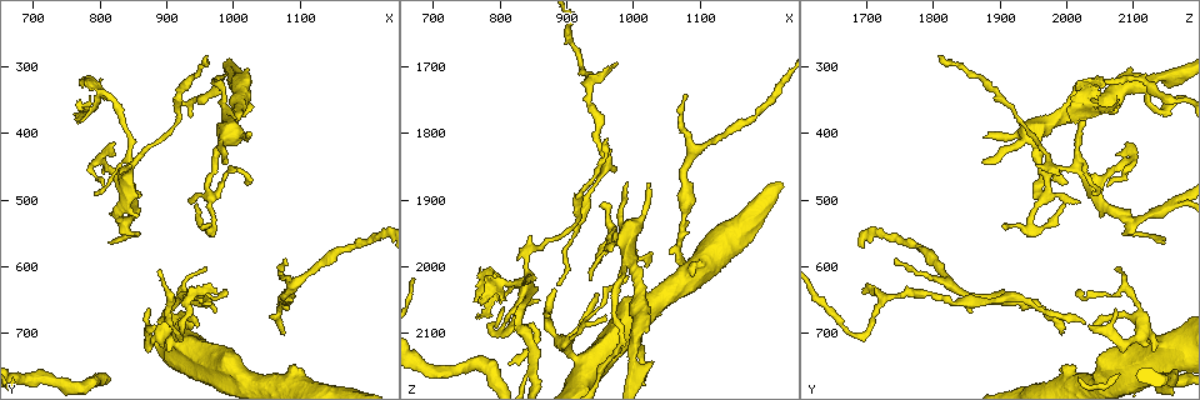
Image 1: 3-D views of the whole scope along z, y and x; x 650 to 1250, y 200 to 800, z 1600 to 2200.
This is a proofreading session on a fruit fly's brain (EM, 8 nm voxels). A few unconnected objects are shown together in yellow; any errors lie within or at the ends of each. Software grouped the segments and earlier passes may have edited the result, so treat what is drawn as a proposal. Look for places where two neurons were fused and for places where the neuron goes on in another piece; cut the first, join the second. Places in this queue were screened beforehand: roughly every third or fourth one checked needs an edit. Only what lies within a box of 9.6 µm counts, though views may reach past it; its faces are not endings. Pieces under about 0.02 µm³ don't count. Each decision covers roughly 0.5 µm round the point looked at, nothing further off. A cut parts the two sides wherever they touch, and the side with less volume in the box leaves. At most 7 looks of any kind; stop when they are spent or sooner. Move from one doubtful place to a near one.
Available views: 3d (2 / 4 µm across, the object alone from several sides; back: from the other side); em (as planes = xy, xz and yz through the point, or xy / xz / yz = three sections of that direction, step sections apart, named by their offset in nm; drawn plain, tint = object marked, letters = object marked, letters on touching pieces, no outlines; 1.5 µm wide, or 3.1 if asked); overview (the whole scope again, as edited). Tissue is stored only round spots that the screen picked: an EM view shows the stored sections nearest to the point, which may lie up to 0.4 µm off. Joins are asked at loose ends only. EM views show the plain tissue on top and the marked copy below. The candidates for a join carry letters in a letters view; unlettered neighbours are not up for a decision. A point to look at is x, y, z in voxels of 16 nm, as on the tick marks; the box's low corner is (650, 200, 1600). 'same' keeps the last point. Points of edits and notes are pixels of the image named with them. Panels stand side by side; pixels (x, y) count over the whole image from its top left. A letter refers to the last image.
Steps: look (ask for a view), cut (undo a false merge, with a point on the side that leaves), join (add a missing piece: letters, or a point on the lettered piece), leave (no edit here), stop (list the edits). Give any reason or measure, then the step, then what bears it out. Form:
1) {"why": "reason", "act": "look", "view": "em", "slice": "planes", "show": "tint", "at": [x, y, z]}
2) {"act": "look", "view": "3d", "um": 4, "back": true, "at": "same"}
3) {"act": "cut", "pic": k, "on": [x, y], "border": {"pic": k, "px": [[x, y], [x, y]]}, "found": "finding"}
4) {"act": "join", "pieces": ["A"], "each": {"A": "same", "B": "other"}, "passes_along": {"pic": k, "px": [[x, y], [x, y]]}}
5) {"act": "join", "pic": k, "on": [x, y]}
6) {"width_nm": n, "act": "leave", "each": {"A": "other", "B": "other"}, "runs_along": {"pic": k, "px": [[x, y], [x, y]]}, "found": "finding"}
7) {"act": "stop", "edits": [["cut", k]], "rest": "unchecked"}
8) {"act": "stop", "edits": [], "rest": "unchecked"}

{"why": "an open end", "act": "look", "view": "3d", "um": 2, "at": [1015, 475, 2000]}

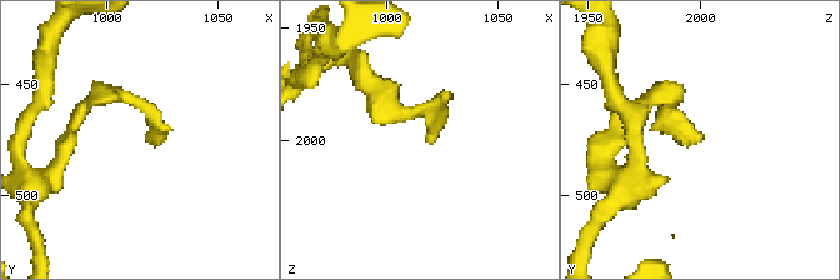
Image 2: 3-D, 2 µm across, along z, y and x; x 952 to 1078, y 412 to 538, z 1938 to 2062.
{"act": "look", "view": "em", "slice": "xy", "step": 4, "show": "tint", "at": [1018, 474, 2002]}

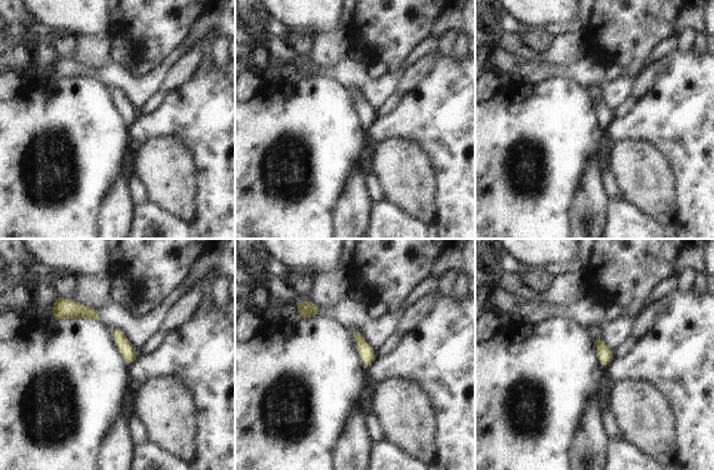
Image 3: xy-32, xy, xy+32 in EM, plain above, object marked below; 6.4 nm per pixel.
{"act": "look", "view": "em", "slice": "planes", "show": "letters", "at": "same"}

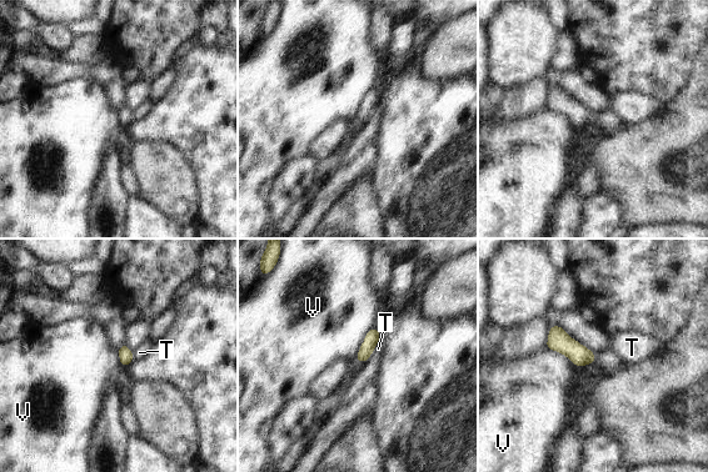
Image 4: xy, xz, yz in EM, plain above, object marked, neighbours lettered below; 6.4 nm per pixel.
{"act": "leave", "each": {"T": "other", "V": "other"}, "border": {"pic": 4, "px": [[558, 351], [564, 356]]}, "found": "no lettered piece goes on from it"}

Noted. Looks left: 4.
{"why": "free end", "act": "look", "view": "3d", "um": 2, "at": [1075, 705, 1995]}

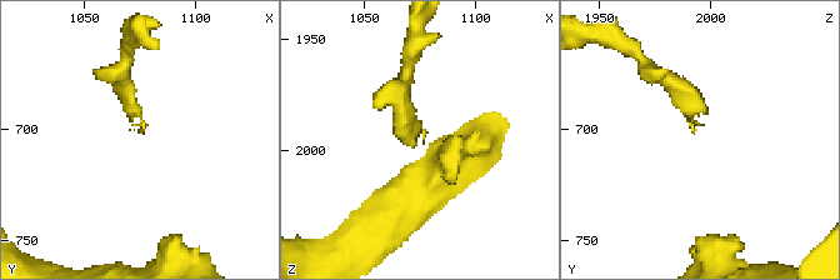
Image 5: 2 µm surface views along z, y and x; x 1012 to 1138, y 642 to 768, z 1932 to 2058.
{"act": "look", "view": "em", "slice": "planes", "show": "letters", "at": [1078, 700, 1991]}

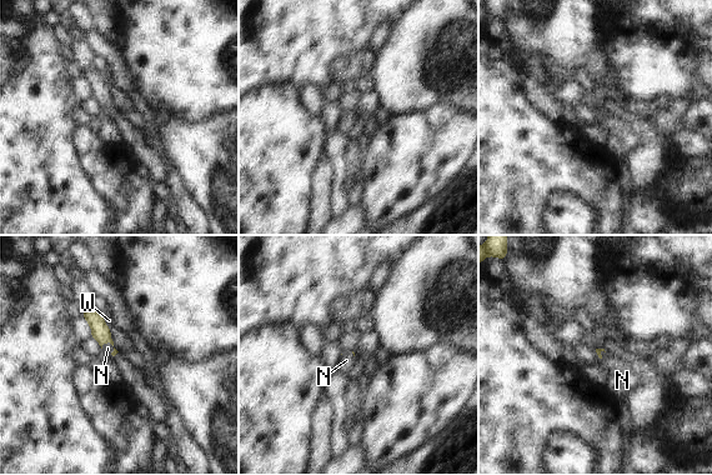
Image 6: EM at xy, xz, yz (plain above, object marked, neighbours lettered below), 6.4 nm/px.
{"act": "join", "pic": 6, "on": [108, 348], "each": {"N": "same", "W": "other"}, "passes_along": {"pic": 6, "px": [[100, 331], [113, 345], [108, 348]]}, "found": "the neuron continues"}

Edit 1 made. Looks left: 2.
{"act": "look", "view": "overview"}

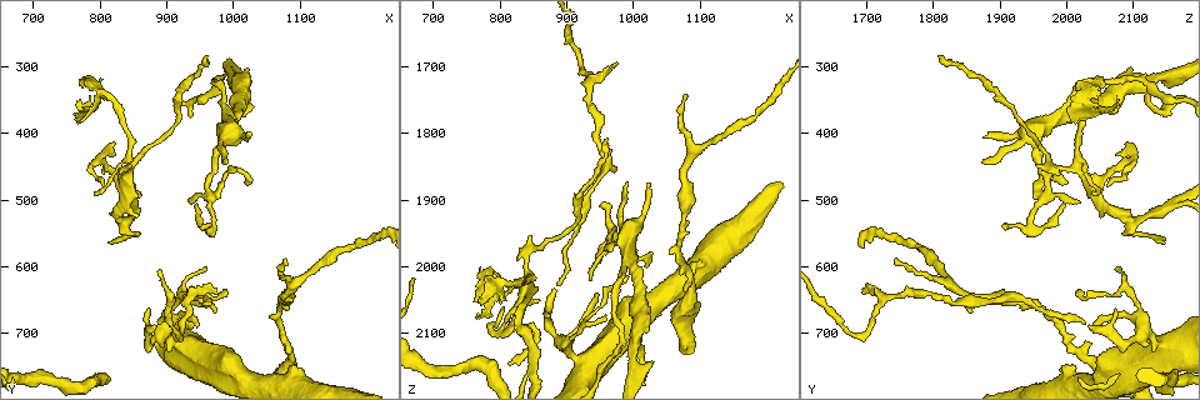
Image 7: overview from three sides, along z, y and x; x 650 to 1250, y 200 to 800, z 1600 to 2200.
{"why": "narrows sharply", "act": "look", "view": "em", "slice": "planes", "show": "letters", "at": [995, 330, 2120]}

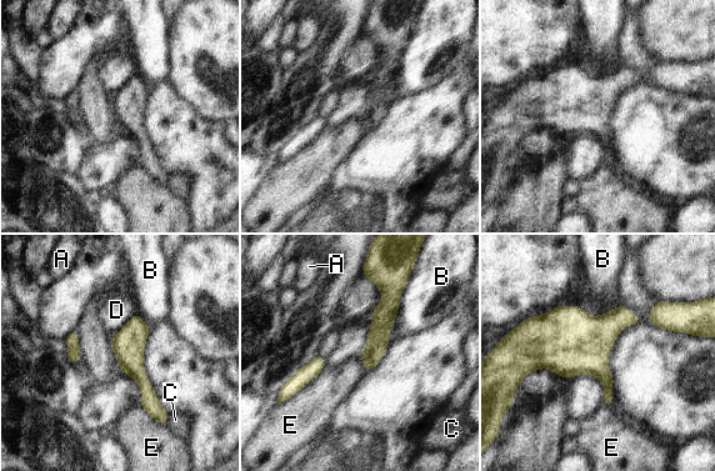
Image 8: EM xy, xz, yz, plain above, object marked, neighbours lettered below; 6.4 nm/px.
{"act": "leave", "each": {"A": "other", "B": "other", "C": "other", "D": "other", "E": "other"}, "runs_along": {"pic": 8, "px": [[136, 319], [134, 369], [158, 415]]}, "found": "one neuron here"}

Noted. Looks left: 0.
{"act": "stop", "edits": [["join", 6]], "rest": "unchecked"}

